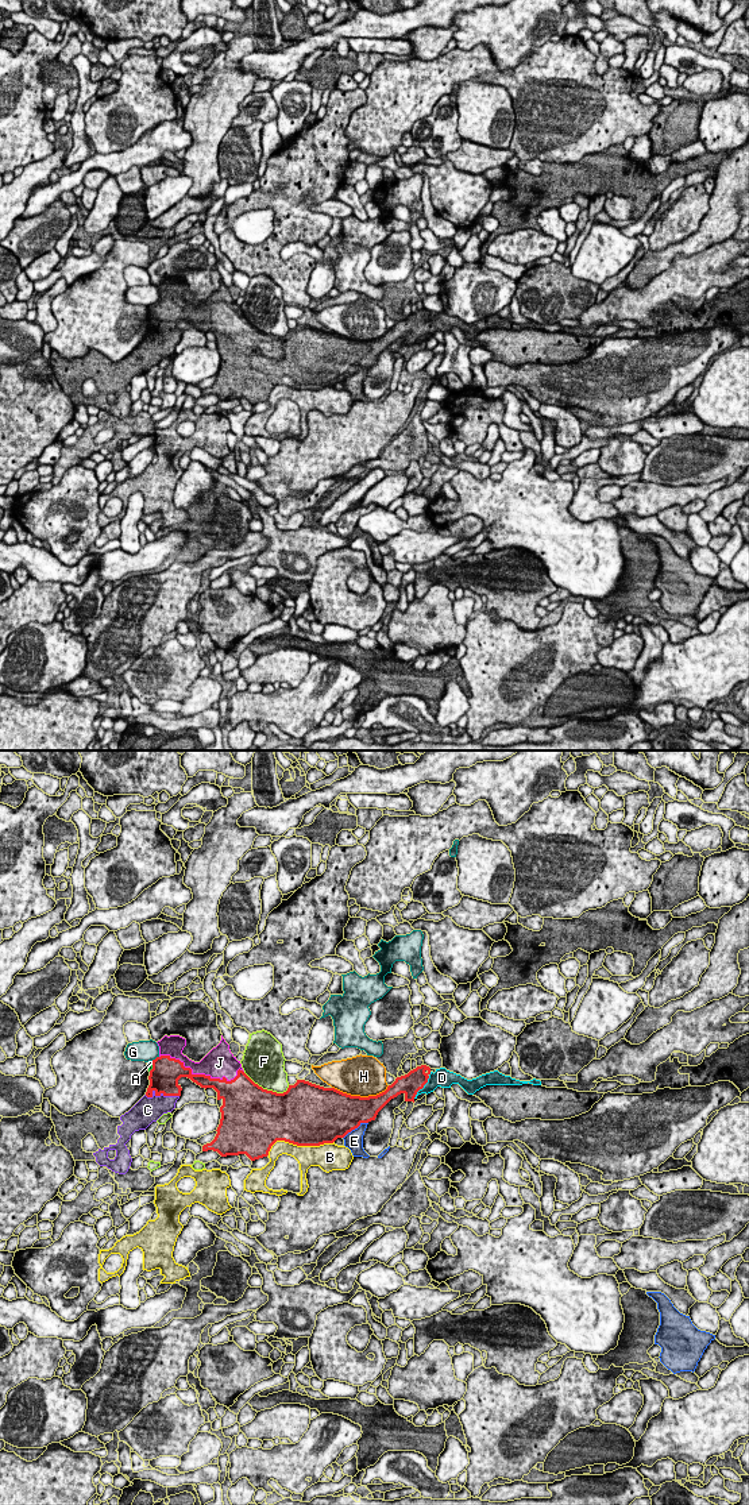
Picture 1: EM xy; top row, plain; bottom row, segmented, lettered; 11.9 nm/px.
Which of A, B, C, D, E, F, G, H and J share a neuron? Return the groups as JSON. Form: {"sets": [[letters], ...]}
{"sets": [["A", "C", "D", "J"], ["B"], ["E"], ["F"], ["G"], ["H"]]}

